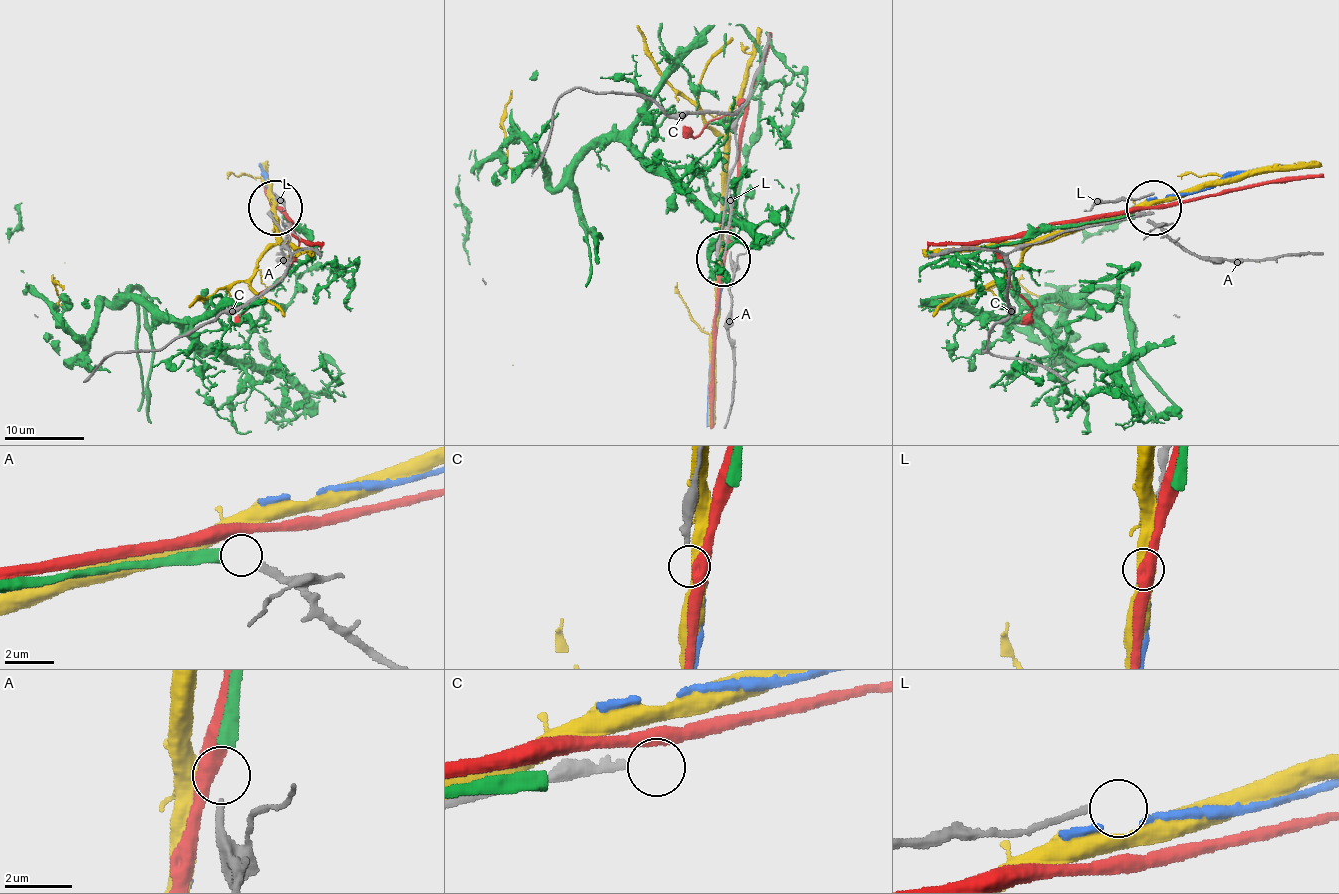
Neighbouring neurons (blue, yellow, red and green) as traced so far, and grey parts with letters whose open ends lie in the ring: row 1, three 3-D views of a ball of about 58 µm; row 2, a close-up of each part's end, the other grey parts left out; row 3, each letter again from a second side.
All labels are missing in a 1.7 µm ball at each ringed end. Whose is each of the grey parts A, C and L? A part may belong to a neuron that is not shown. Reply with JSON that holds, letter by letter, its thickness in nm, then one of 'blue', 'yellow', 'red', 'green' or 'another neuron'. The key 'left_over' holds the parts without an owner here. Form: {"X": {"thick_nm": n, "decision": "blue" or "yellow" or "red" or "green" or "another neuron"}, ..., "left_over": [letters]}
{"A": {"thick_nm": 280, "decision": "green"}, "C": {"thick_nm": 280, "decision": "another neuron"}, "L": {"thick_nm": 180, "decision": "another neuron"}, "left_over": ["C", "L"]}

